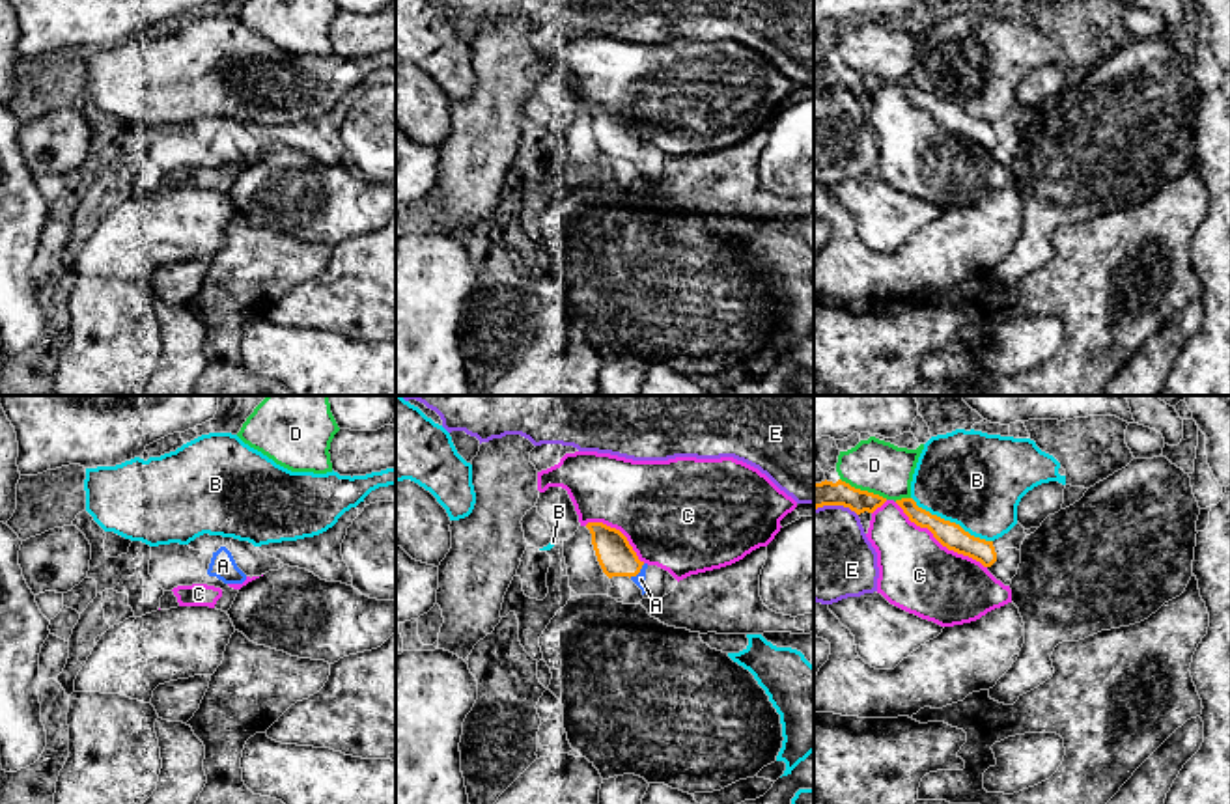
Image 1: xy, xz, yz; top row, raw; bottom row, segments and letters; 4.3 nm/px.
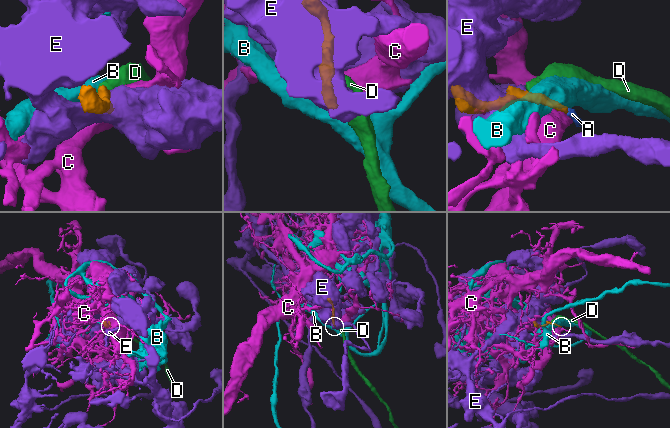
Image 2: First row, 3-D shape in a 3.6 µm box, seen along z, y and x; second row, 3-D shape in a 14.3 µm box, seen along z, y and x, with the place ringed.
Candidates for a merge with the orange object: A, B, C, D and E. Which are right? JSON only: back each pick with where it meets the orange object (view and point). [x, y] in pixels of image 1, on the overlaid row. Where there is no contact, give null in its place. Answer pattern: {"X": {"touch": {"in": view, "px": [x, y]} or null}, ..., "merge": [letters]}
{"A": {"touch": {"in": "xz", "px": [637, 573]}}, "merge": ["A"]}

